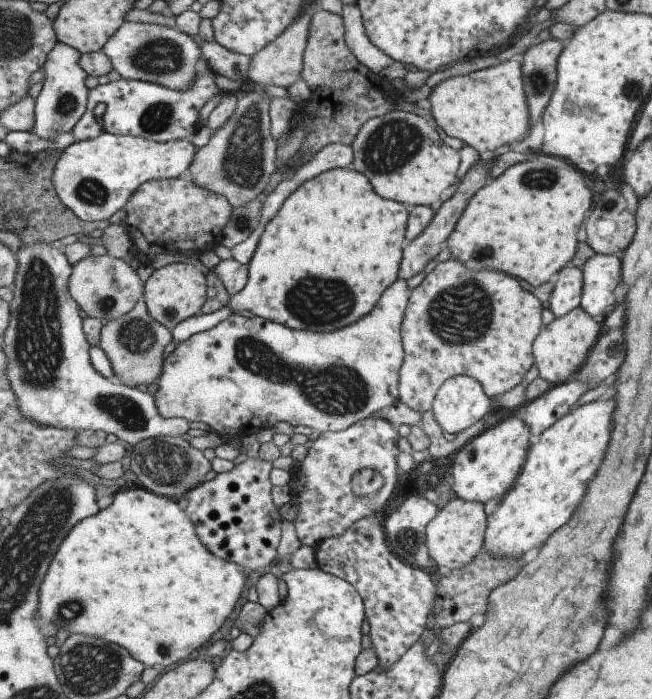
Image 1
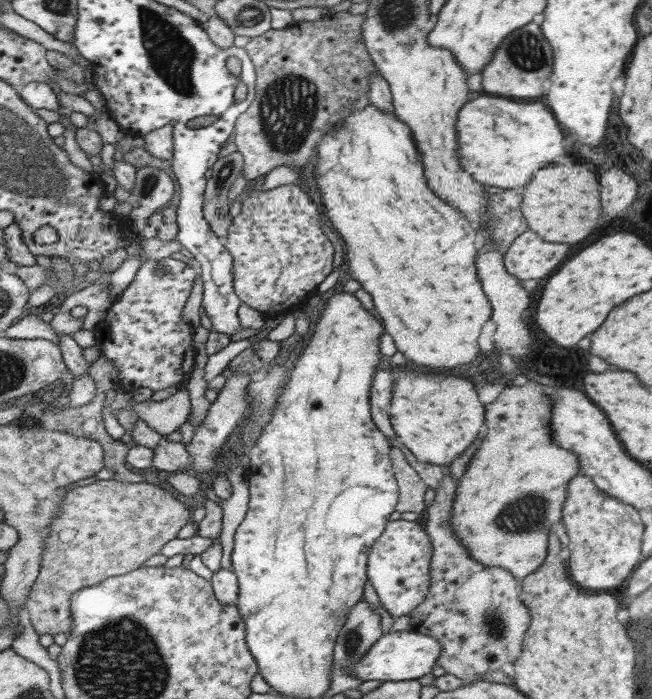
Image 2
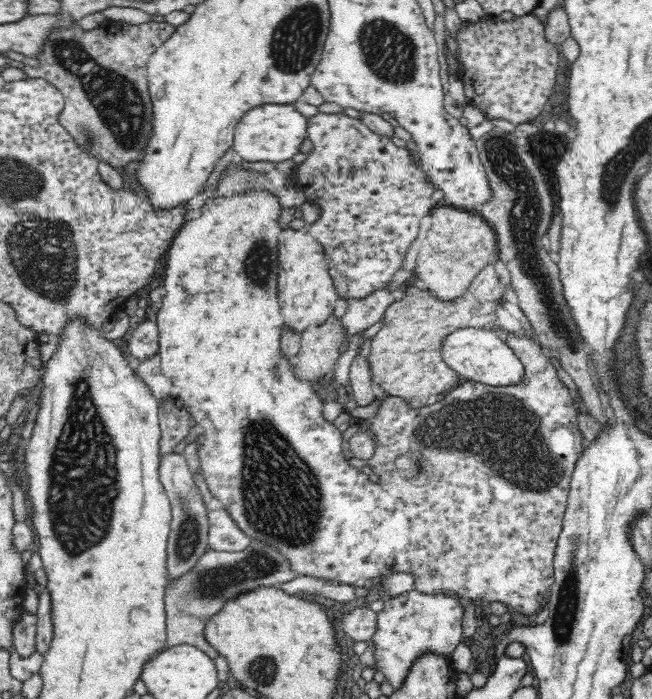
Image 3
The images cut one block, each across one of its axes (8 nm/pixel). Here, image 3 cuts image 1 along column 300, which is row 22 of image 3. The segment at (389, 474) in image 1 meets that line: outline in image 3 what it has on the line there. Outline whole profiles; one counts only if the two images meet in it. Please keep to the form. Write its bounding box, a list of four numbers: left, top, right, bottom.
[458,16,558,124]

